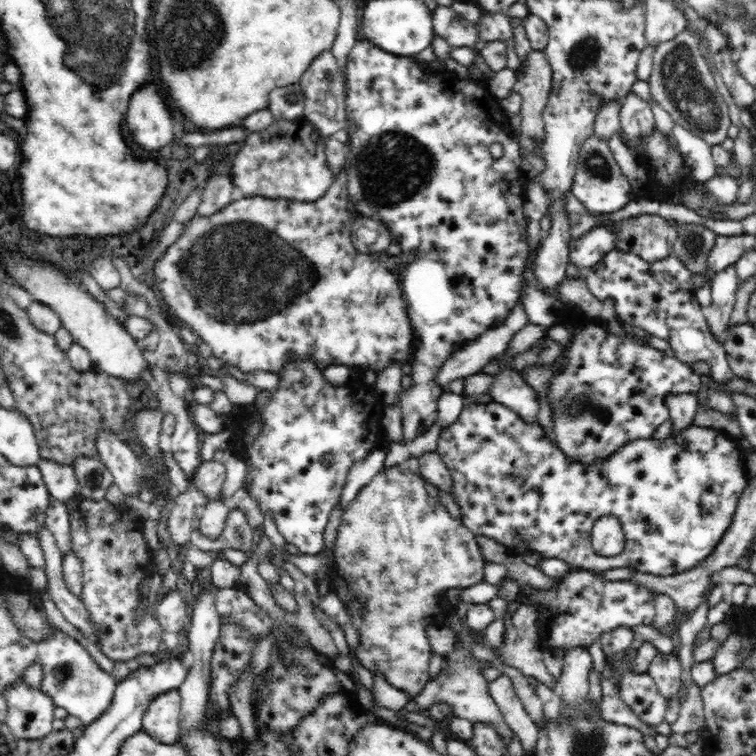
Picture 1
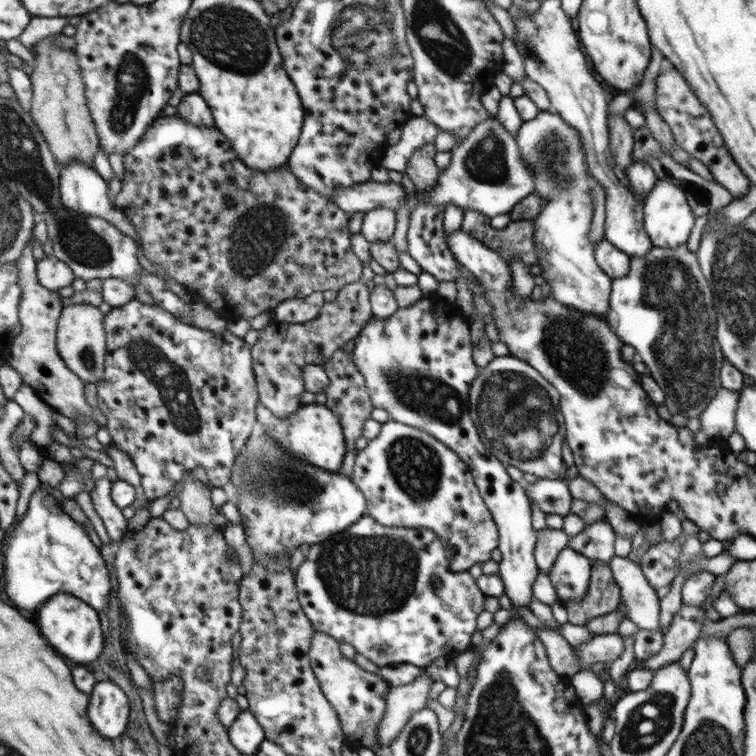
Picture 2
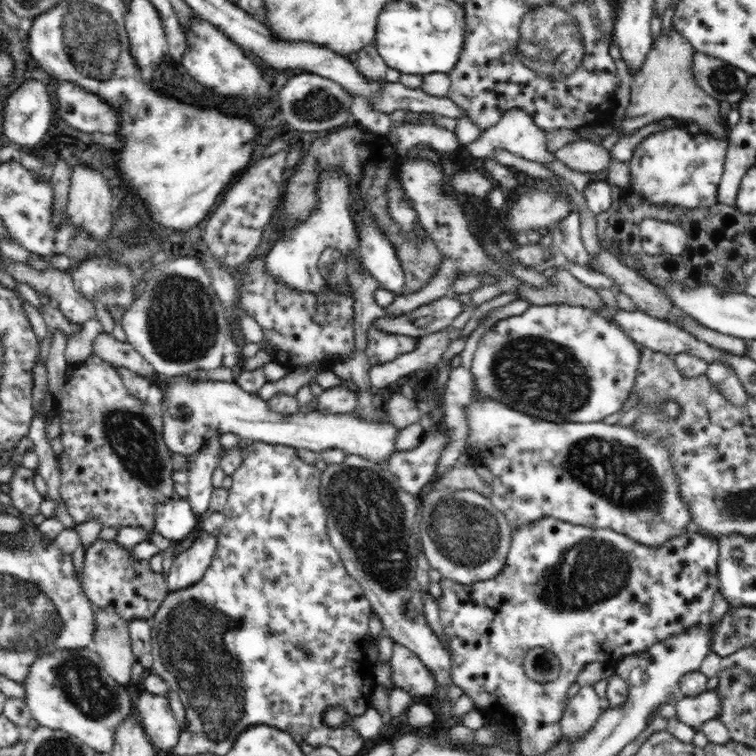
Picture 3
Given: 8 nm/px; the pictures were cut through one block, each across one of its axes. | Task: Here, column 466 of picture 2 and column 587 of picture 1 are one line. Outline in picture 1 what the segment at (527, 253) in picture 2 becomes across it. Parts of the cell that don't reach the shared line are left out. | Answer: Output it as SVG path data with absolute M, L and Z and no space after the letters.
M566 192L564 196L564 211L568 213L568 221L570 221L570 235L572 238L578 239L590 232L592 228L598 226L605 226L615 232L617 236L615 240L615 249L632 253L636 256L646 260L649 263L666 258L671 254L671 244L677 237L677 222L667 220L658 215L641 214L637 217L630 217L629 219L622 219L618 221L610 220L607 217L598 217L596 213L591 213L572 193Z

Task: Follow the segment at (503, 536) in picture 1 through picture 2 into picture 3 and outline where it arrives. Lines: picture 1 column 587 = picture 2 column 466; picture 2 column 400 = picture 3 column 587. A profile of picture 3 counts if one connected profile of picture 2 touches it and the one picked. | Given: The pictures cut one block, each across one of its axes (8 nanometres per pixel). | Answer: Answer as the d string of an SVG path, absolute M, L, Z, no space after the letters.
M475 395L474 402L470 404L470 408L466 408L466 416L468 419L468 440L466 440L465 452L470 450L471 453L474 453L474 460L476 462L490 469L490 476L493 476L494 483L489 500L498 511L504 513L512 532L518 530L518 526L524 526L525 523L536 522L536 520L548 516L570 524L580 524L580 526L612 528L612 530L622 532L624 536L644 546L651 546L652 548L658 548L658 546L662 546L666 540L688 532L686 524L692 520L692 515L688 504L685 504L685 502L681 500L680 481L678 481L678 475L674 473L674 467L672 467L672 462L670 462L670 451L668 451L668 447L663 444L663 440L653 438L652 436L643 436L643 434L639 434L639 432L637 432L635 428L631 428L631 426L618 426L614 424L609 426L602 421L594 423L572 422L572 424L555 424L554 422L534 418L532 415L522 414L522 412L513 410L506 404L502 404L502 402L491 400L490 396Z

